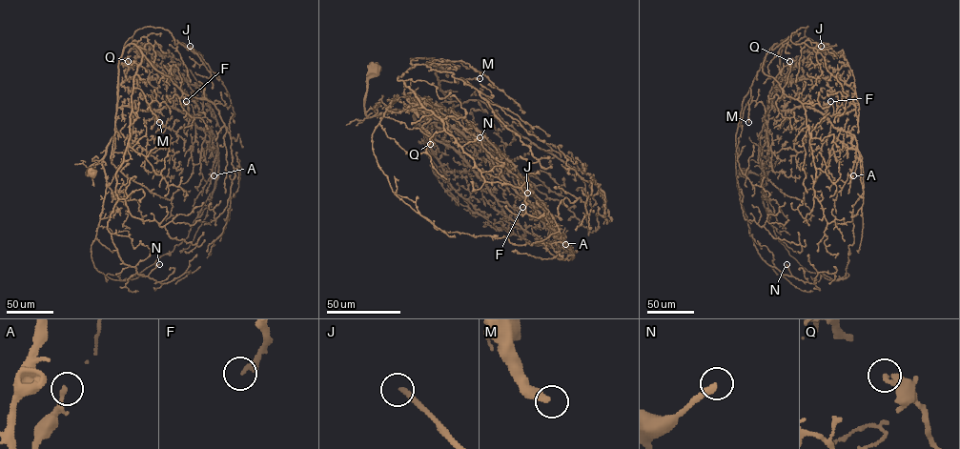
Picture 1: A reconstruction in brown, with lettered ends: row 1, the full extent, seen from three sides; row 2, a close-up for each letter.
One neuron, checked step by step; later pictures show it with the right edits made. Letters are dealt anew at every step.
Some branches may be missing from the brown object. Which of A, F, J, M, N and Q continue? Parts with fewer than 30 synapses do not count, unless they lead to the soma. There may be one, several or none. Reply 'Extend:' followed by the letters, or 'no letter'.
Extend: J, M, N

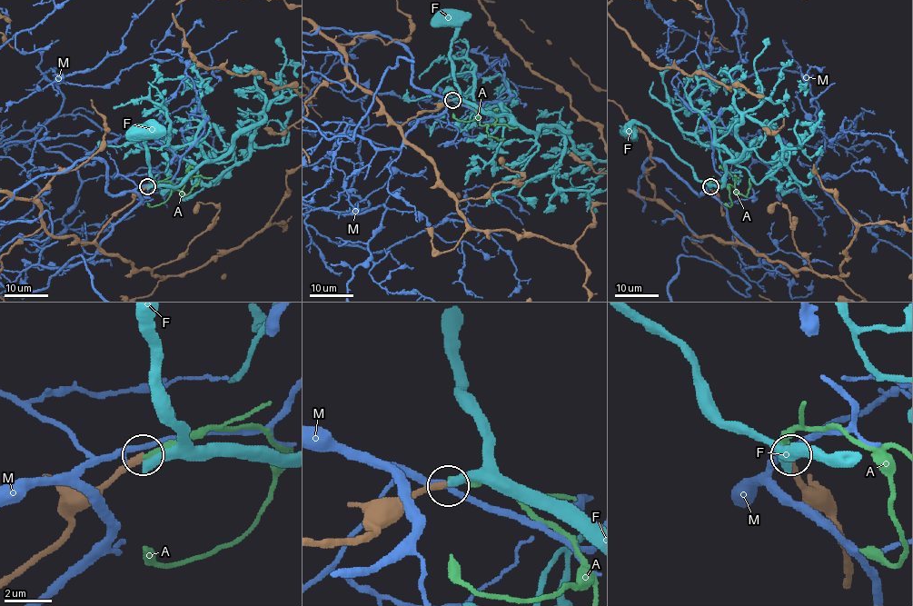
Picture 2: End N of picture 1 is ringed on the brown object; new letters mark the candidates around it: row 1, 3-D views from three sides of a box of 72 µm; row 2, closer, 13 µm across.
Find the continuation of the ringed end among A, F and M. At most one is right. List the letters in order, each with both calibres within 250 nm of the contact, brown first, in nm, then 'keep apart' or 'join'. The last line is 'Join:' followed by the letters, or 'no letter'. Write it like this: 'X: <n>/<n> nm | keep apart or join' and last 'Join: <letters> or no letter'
A: 320/200 nm | keep apart
F: 320/420 nm | keep apart
M: 360/240 nm | keep apart
Join: no letter

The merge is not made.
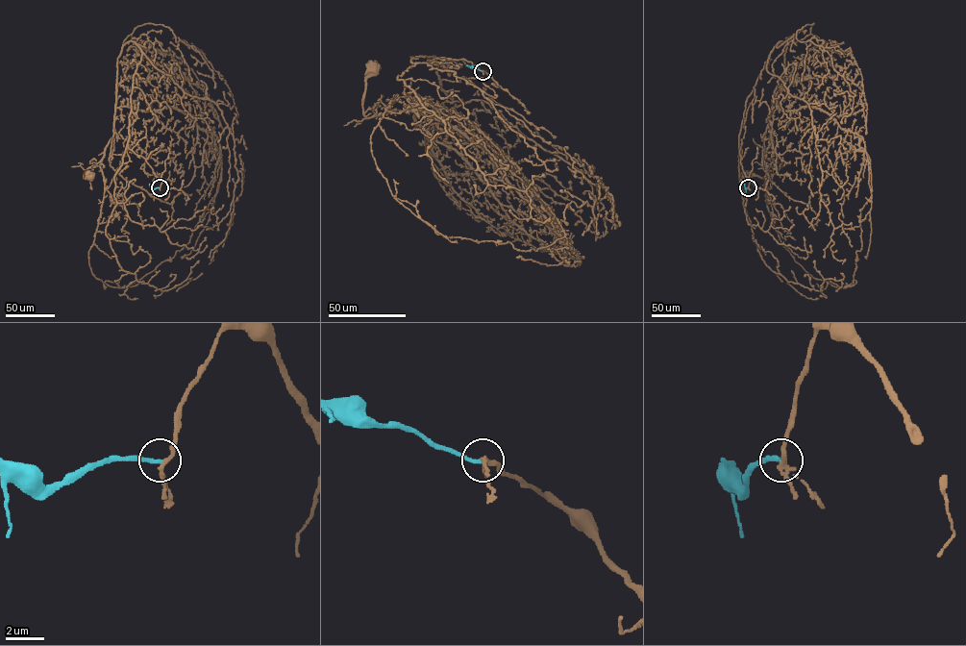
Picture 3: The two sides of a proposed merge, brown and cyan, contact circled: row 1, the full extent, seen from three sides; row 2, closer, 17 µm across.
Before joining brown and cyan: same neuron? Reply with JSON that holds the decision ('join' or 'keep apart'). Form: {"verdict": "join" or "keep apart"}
{"verdict": "join"}

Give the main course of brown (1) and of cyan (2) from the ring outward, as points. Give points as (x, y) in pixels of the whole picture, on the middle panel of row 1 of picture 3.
1: (482, 71), (433, 57), (455, 107), (424, 132), (410, 104), (364, 114), (371, 69)
2: (482, 71), (466, 65)

